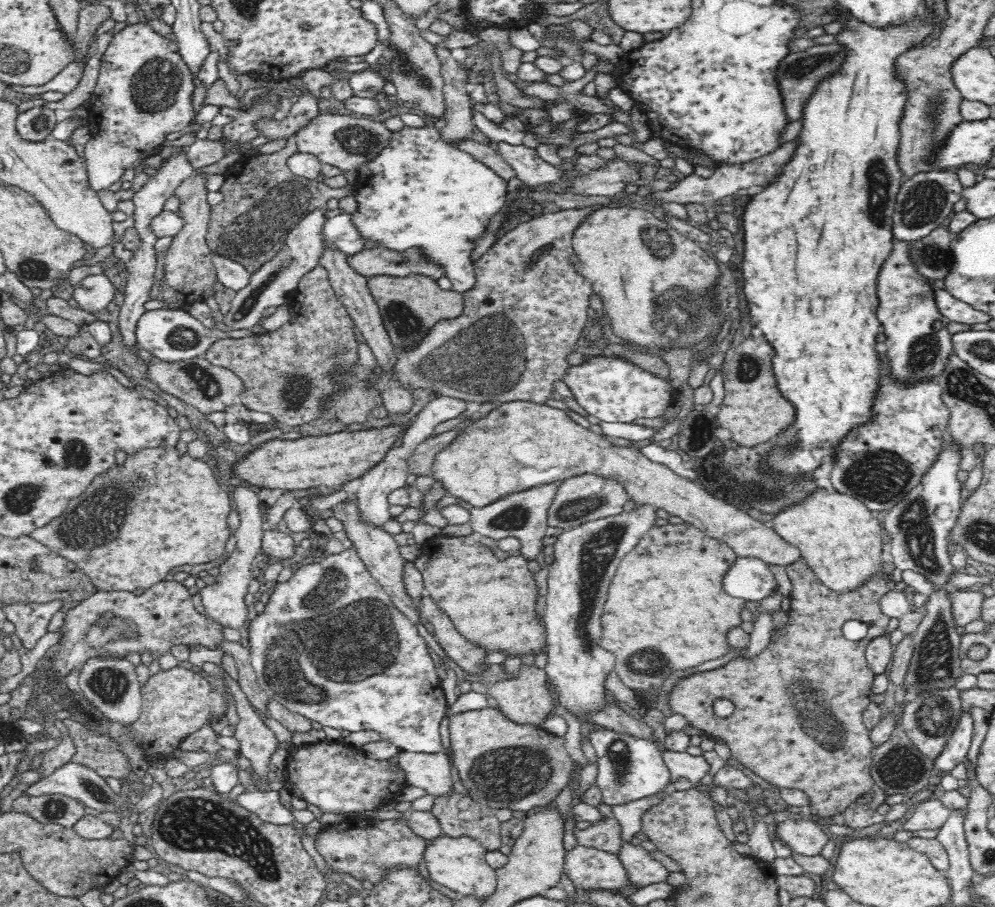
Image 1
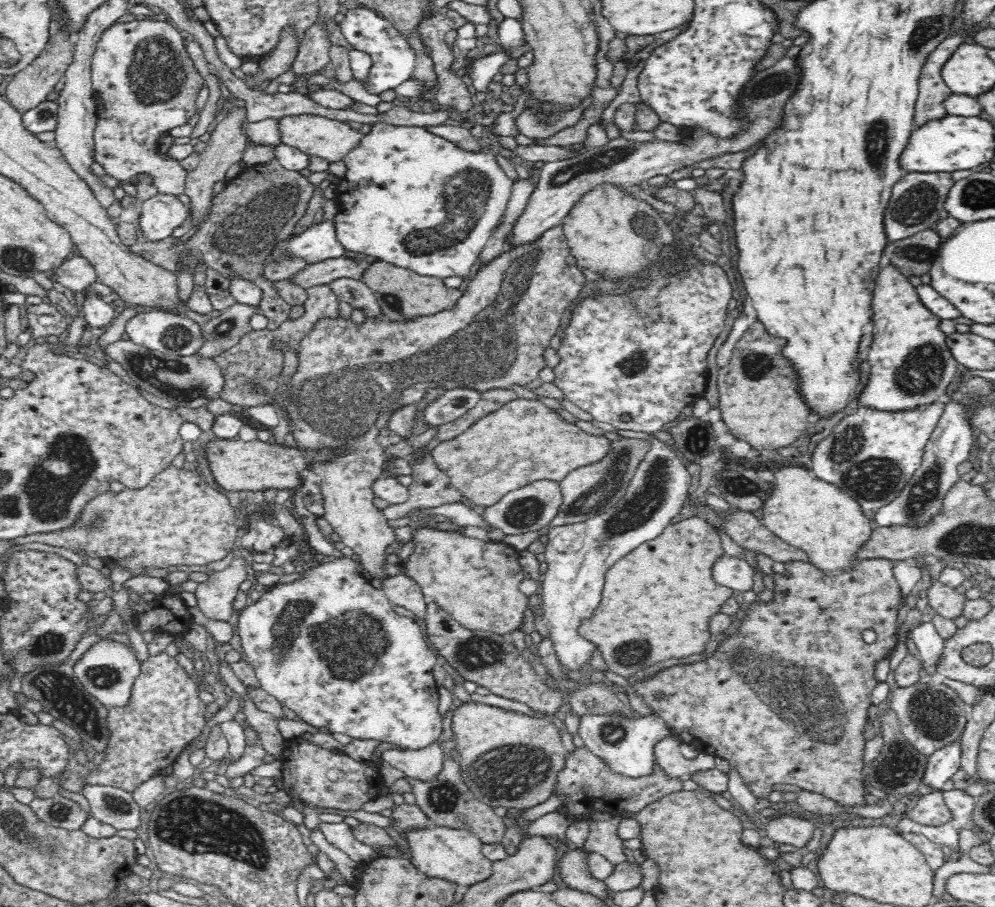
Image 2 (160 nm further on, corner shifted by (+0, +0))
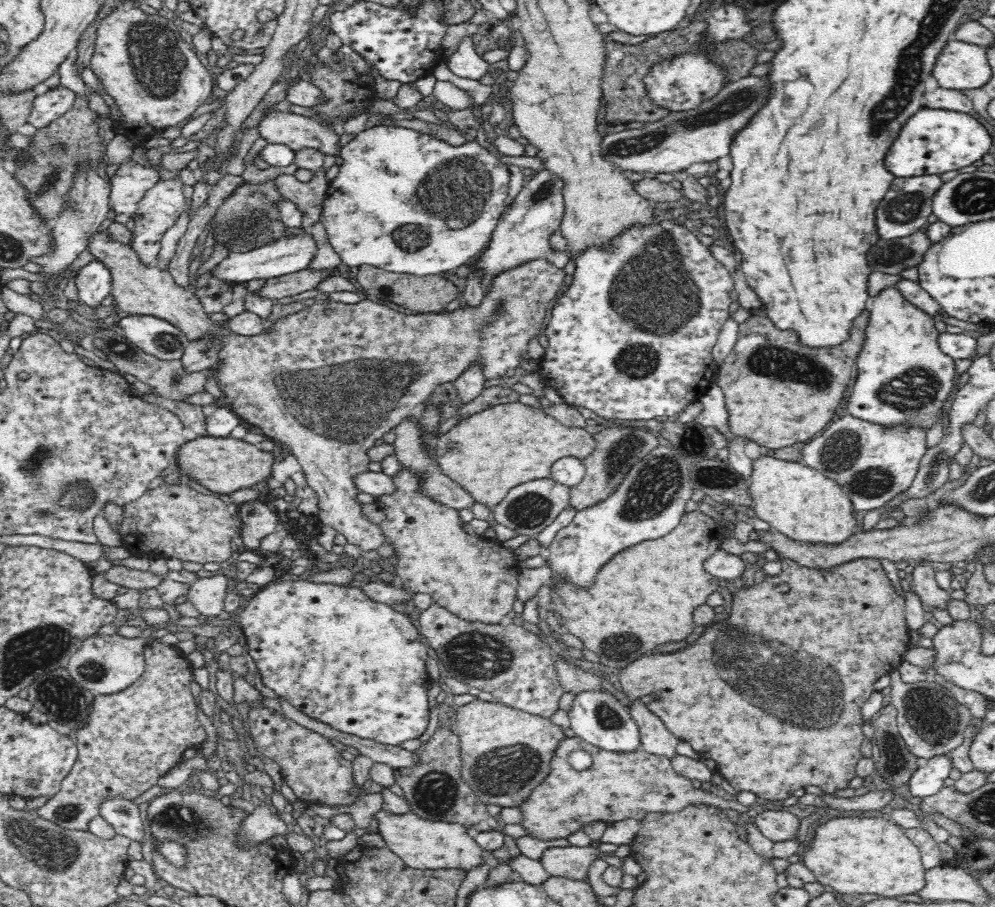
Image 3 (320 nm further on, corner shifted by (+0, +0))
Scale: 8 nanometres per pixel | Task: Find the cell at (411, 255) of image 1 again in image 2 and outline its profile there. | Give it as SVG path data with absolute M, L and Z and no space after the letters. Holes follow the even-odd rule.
M345 257L329 258L322 262L307 264L304 268L292 274L288 281L308 290L320 285L329 285L339 278L358 280L368 268L364 260L353 260Z

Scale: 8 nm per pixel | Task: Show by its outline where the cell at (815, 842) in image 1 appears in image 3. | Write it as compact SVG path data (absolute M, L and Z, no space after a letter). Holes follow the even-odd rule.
M764 810L751 822L772 842L791 840L800 827L800 814L796 810Z

